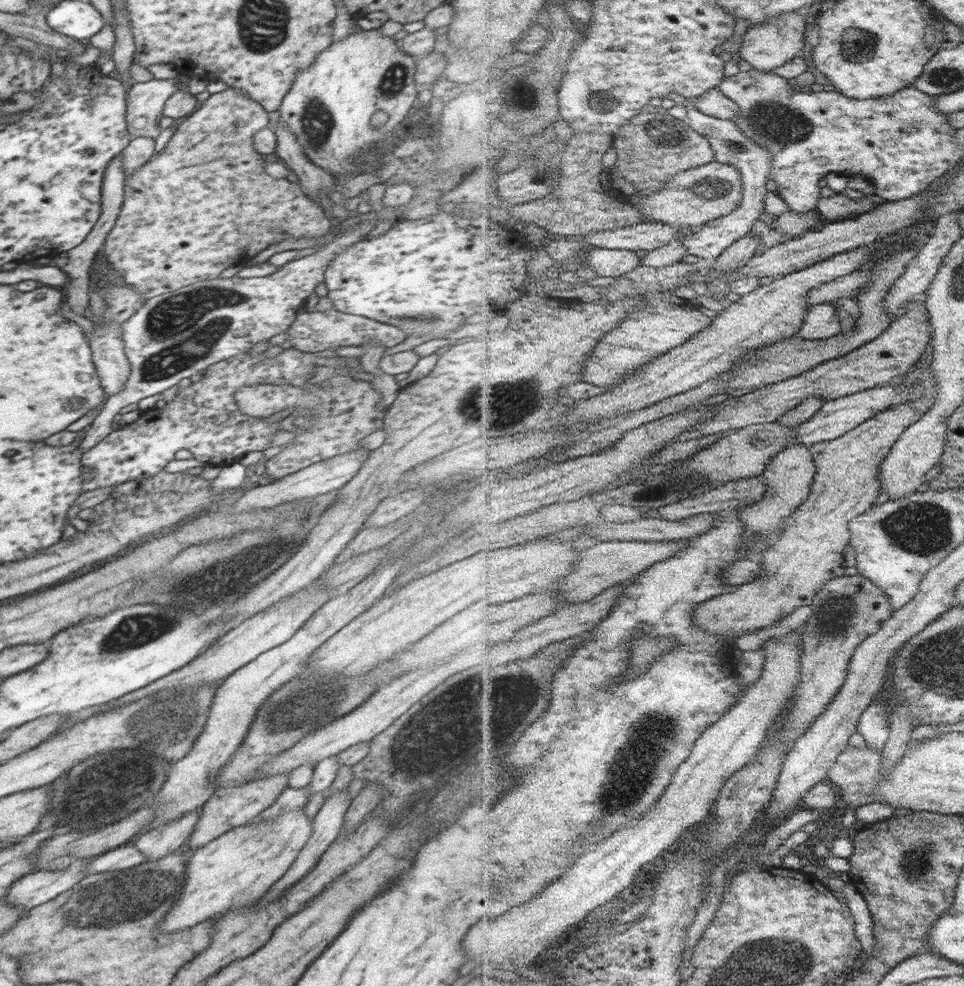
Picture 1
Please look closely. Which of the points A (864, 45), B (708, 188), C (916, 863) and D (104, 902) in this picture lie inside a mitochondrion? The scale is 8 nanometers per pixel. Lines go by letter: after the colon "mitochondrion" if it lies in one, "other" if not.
A: mitochondrion
B: mitochondrion
C: mitochondrion
D: mitochondrion

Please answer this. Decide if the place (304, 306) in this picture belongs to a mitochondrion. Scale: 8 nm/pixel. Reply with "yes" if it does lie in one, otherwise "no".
no

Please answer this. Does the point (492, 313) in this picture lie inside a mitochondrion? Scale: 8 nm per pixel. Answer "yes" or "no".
no

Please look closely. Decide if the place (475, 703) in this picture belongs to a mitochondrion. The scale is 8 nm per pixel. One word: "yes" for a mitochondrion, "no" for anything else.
yes

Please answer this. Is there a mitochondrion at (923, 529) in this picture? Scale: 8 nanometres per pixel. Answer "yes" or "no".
yes

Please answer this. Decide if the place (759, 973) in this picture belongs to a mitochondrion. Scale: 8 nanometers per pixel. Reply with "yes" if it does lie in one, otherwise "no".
yes

